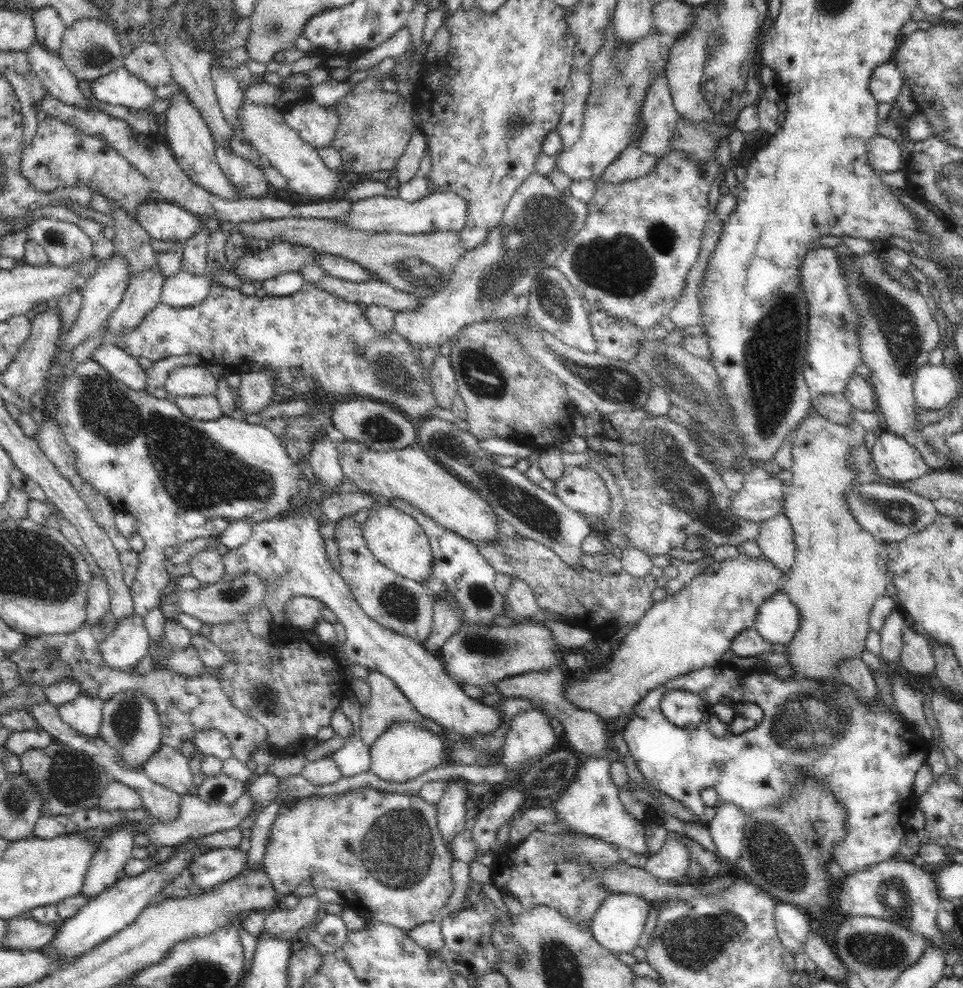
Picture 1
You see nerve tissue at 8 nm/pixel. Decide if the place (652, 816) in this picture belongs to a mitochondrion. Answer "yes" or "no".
no

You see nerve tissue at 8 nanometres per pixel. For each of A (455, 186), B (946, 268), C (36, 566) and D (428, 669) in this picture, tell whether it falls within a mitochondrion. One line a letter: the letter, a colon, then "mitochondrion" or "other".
A: other
B: other
C: mitochondrion
D: other

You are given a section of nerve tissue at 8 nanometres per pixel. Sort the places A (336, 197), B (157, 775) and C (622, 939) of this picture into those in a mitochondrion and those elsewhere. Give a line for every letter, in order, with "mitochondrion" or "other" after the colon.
A: other
B: other
C: other

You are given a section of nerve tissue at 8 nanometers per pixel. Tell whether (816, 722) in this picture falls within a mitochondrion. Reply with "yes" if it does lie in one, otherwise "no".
yes

